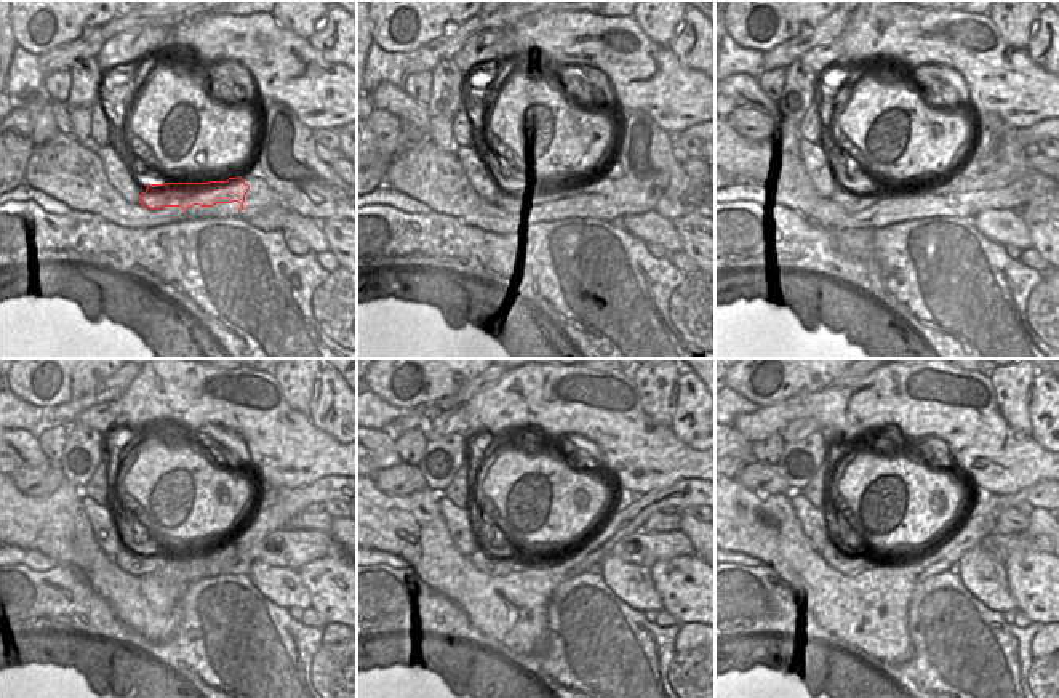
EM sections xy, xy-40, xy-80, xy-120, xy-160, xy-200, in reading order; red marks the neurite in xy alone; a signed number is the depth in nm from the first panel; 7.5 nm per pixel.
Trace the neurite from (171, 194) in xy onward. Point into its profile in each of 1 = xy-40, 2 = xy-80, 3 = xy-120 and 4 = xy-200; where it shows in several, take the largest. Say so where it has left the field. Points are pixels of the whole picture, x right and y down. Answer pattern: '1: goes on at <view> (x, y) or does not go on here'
1: goes on at xy-40 (592, 191)
2: goes on at xy-80 (946, 191)
3: goes on at xy-120 (131, 562)
4: goes on at xy-200 (834, 556)

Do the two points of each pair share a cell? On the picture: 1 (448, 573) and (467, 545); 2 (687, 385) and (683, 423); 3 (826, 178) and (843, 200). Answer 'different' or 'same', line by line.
1: different
2: same
3: different

